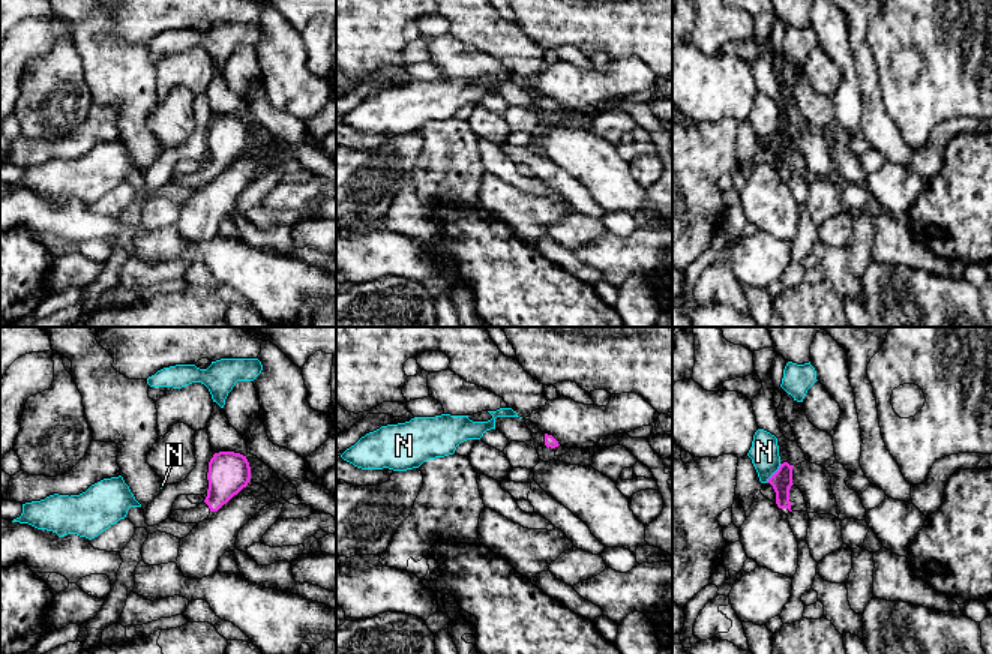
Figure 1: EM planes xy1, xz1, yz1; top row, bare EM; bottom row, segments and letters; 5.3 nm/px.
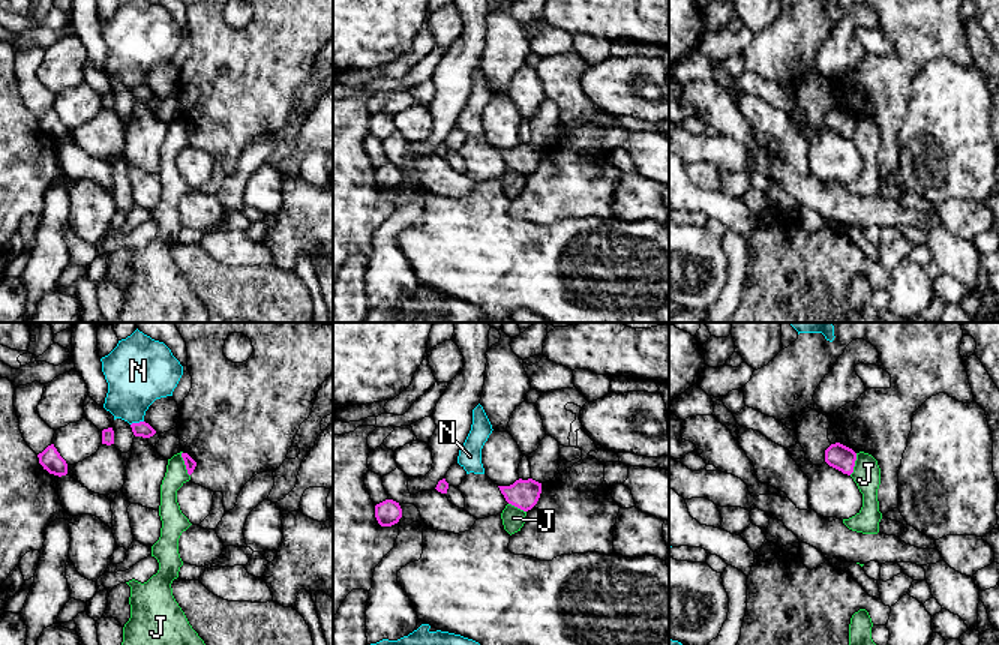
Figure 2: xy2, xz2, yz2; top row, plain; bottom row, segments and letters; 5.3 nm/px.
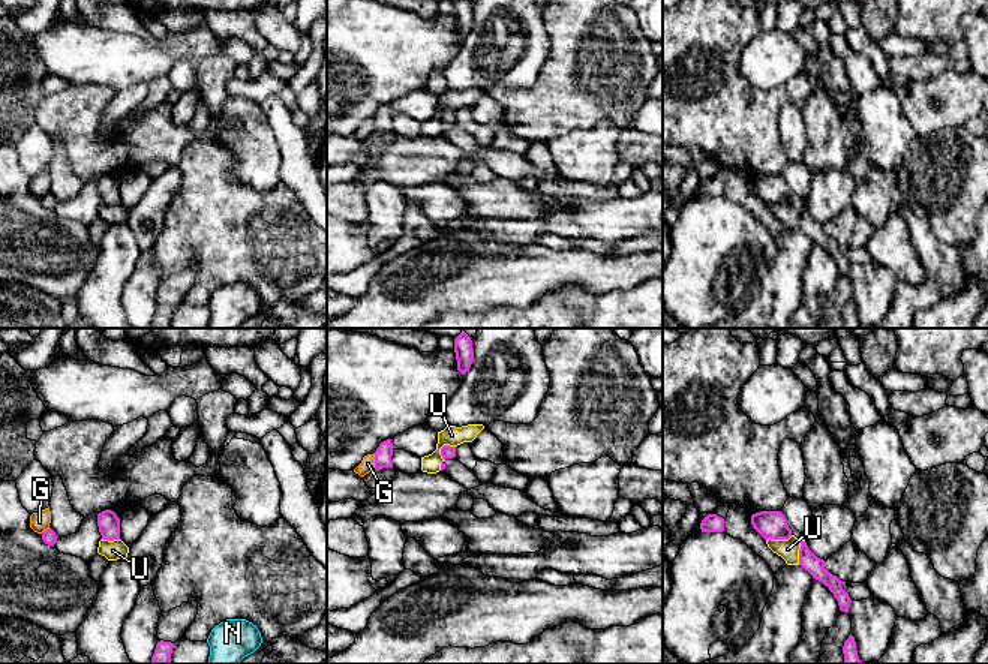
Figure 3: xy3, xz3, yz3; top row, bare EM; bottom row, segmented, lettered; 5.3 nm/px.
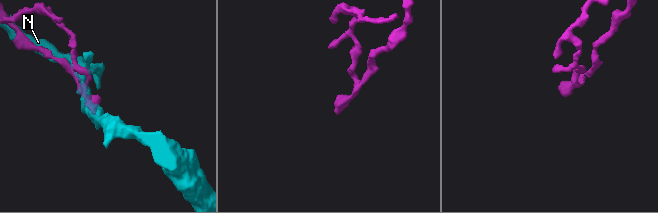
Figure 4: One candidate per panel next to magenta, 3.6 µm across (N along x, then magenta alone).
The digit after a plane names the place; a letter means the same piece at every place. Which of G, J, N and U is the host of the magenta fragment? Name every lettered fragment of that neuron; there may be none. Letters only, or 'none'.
none

